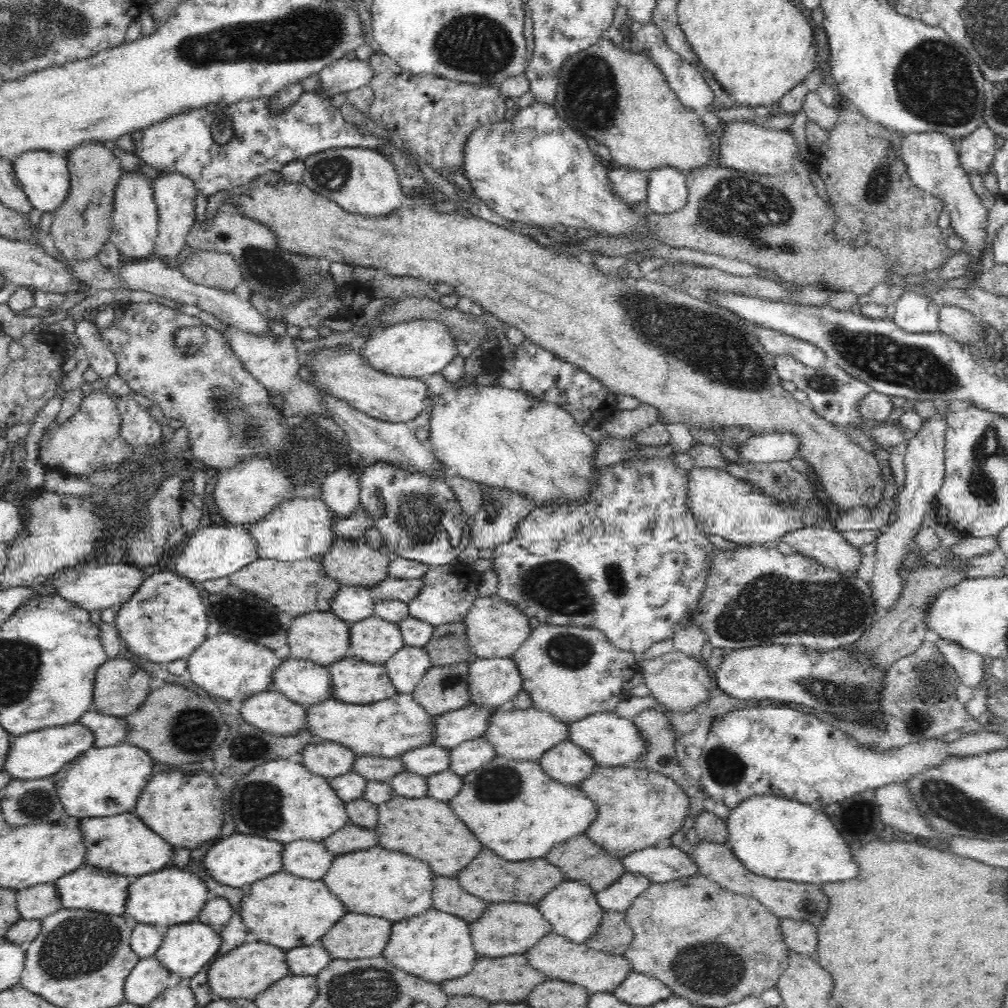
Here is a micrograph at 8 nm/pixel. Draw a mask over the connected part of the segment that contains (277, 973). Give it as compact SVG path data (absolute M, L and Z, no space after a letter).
M266 942L242 944L217 959L210 968L209 981L212 991L221 999L244 998L255 1000L270 986L292 974L287 952Z

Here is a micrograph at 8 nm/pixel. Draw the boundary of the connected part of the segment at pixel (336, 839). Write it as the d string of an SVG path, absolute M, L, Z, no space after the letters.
M350 822L324 841L330 850L341 855L357 850L372 849L380 845L380 837L375 828L368 829Z

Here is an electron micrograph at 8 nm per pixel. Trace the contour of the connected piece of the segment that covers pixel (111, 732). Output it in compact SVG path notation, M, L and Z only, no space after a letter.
M95 709L88 711L79 720L96 733L95 746L116 746L126 742L130 736L129 722L125 717L116 717L99 713Z

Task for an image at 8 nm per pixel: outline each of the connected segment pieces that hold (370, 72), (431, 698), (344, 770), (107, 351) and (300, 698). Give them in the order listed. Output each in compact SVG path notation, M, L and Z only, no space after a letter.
M334 58L328 66L318 72L320 88L325 94L338 94L341 91L356 90L370 84L377 74L376 66L367 60Z
M471 659L462 662L432 665L418 686L413 697L430 714L443 715L473 703L469 689Z
M322 739L303 750L303 765L314 774L333 779L352 772L359 756L345 744Z
M84 318L75 324L75 333L87 352L89 366L106 381L109 376L118 373L117 358L110 341L103 337L101 330L90 318Z
M286 658L274 675L274 689L307 707L326 702L333 696L333 680L327 665Z

